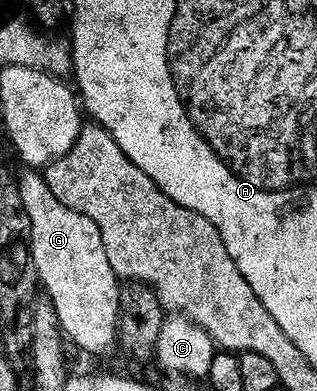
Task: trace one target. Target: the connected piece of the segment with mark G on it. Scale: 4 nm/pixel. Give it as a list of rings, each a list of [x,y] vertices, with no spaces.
[[[26,169],[22,173],[18,182],[30,219],[32,263],[41,288],[54,305],[67,340],[86,353],[104,353],[115,347],[119,338],[122,283],[110,266],[101,230],[90,217],[67,209],[58,201],[37,170]]]

